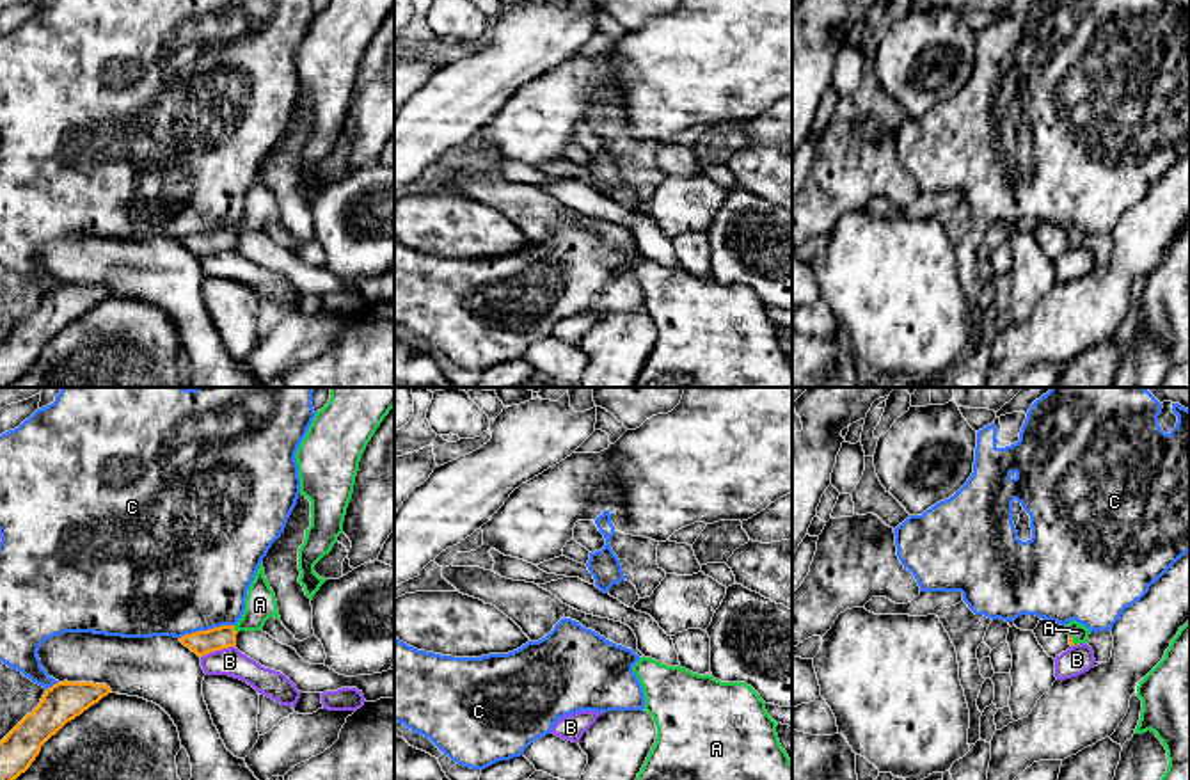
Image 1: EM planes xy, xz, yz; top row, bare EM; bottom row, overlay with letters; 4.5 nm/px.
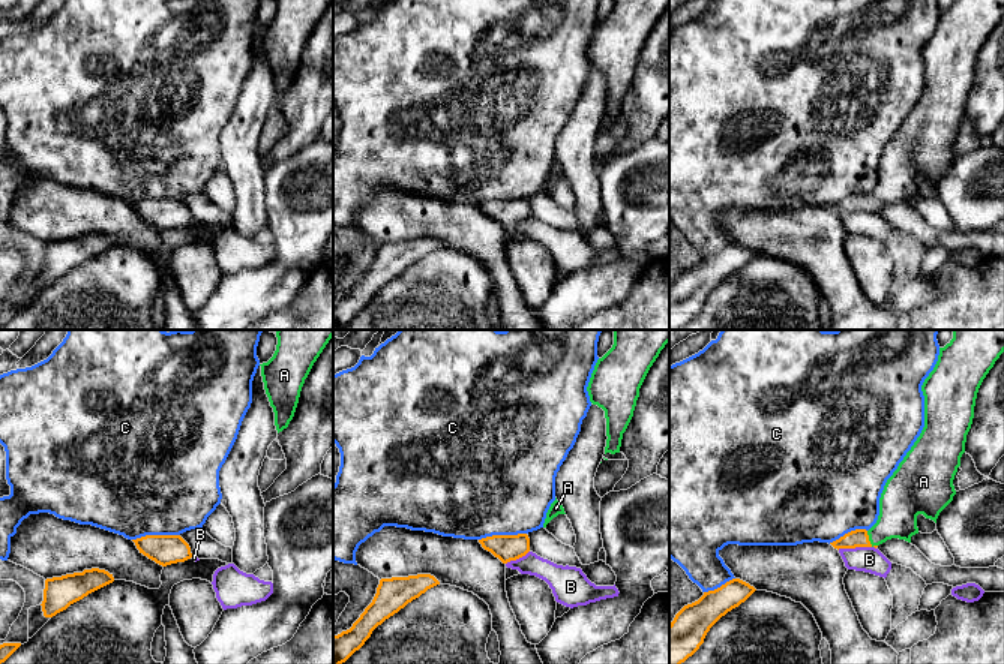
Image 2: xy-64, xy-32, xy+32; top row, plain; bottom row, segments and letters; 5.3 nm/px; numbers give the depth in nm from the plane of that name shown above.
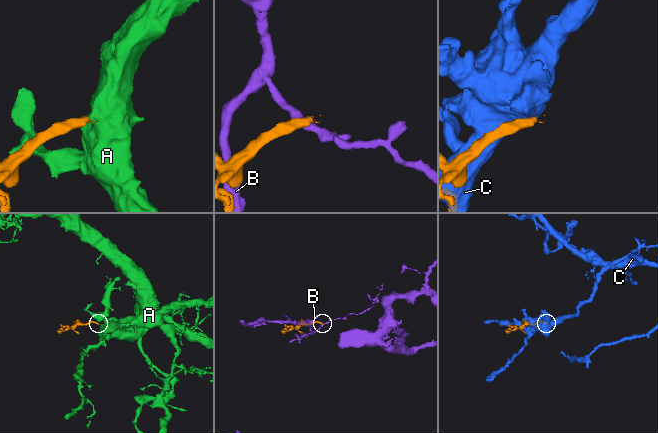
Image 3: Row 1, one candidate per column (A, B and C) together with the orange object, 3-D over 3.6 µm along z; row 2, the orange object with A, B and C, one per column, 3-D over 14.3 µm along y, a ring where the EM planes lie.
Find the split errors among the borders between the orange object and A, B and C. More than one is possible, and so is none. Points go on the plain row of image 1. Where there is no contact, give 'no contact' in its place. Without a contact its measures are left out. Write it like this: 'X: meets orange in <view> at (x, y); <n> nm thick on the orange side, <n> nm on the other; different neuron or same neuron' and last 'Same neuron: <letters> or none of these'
A: meets orange in xy at (233, 231); 110 nm thick on the orange side, 140 nm on the other; same neuron
B: meets orange in xy at (217, 251); 110 nm thick on the orange side, 130 nm on the other; different neuron
C: meets orange in xy at (208, 231); 110 nm thick on the orange side, 500 nm on the other; different neuron
Same neuron: A

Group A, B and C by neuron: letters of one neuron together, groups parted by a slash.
A / B / C

